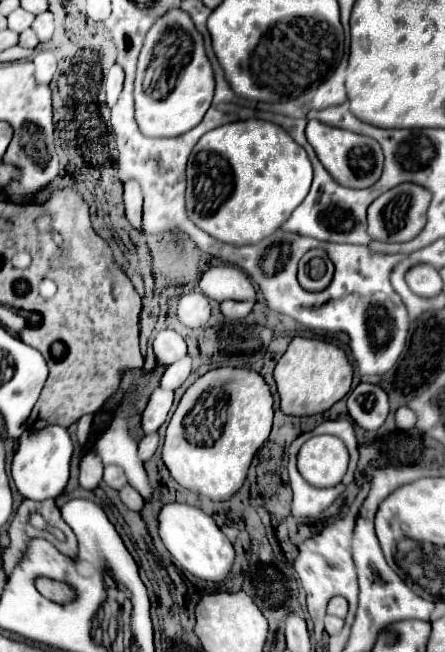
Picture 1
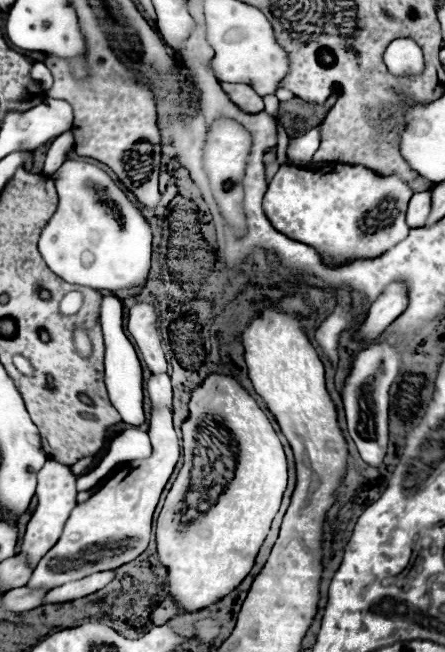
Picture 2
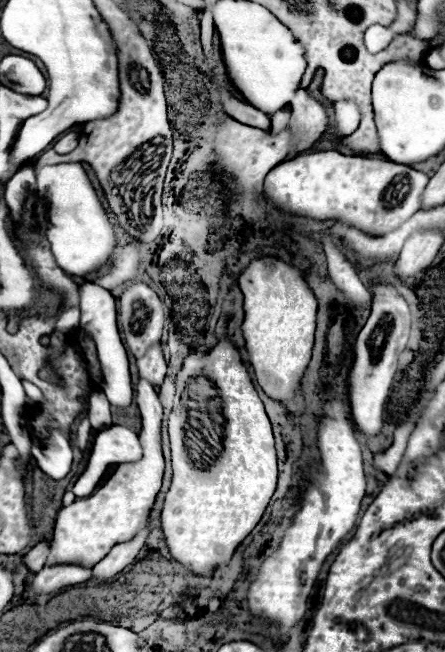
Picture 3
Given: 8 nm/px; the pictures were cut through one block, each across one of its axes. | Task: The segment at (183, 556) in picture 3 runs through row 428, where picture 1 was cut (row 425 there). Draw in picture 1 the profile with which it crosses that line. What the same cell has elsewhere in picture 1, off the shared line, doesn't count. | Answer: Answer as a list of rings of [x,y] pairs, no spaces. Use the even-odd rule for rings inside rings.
[[[222,368],[222,370],[214,370],[214,372],[206,374],[204,378],[200,378],[186,394],[186,408],[184,408],[184,400],[182,400],[166,430],[162,458],[164,458],[164,464],[170,470],[172,478],[180,486],[184,486],[196,494],[202,494],[210,500],[216,500],[216,502],[230,500],[232,494],[242,488],[248,466],[250,466],[256,450],[270,436],[272,416],[274,416],[272,404],[274,404],[274,398],[272,398],[270,386],[266,384],[266,380],[262,378],[260,372],[244,370],[244,368]],[[210,384],[222,384],[222,388],[226,388],[226,392],[230,392],[230,420],[226,420],[226,432],[222,432],[222,440],[218,440],[218,444],[212,444],[210,448],[194,448],[194,444],[186,444],[186,436],[182,436],[182,420],[186,418],[186,412],[190,412],[188,396],[192,394],[192,390],[198,390],[202,386],[202,390],[200,390],[200,394],[202,394]]]

